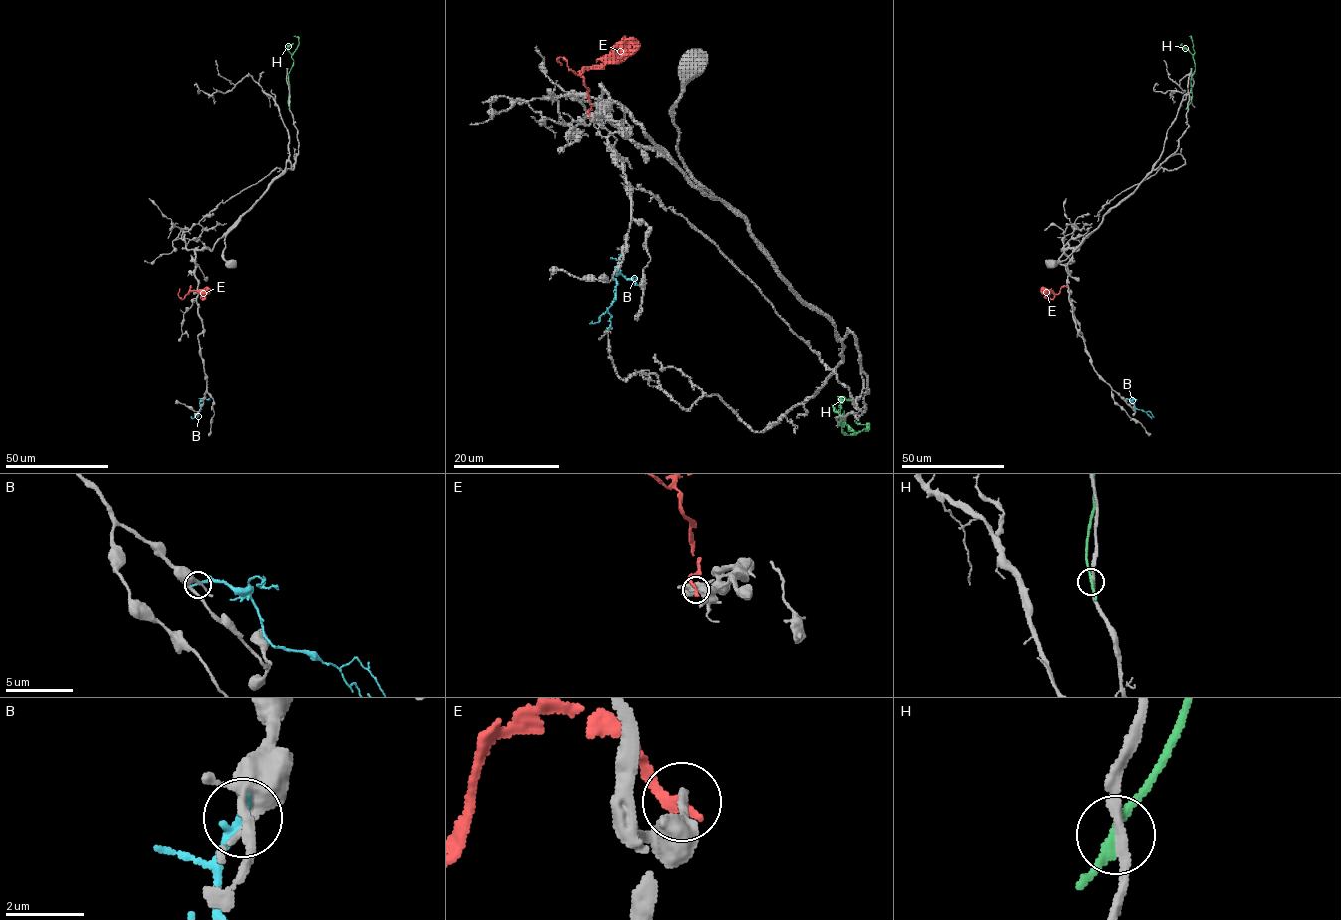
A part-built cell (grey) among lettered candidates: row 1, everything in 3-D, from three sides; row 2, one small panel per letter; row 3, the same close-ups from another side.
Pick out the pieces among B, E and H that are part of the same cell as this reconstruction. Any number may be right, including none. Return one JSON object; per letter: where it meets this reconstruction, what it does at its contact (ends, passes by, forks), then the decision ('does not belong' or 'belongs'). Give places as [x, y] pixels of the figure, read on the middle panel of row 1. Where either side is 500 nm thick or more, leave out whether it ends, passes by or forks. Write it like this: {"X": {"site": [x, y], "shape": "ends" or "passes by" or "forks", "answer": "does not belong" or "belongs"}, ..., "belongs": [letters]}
{"B": {"site": [622, 253], "shape": "ends", "answer": "does not belong"}, "E": {"site": [590, 115], "shape": "ends", "answer": "does not belong"}, "H": {"site": [842, 416], "shape": "passes by", "answer": "does not belong"}, "belongs": []}

